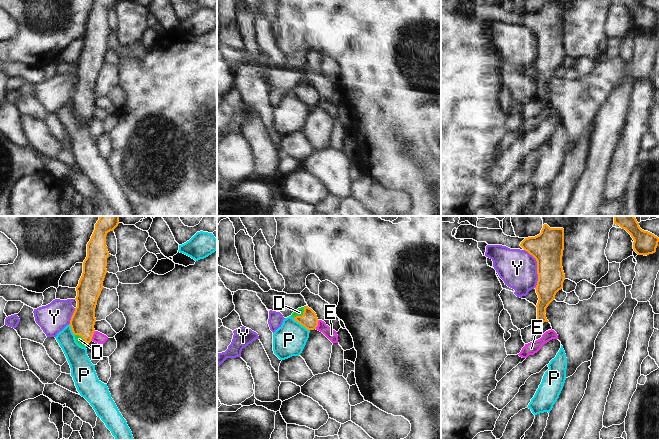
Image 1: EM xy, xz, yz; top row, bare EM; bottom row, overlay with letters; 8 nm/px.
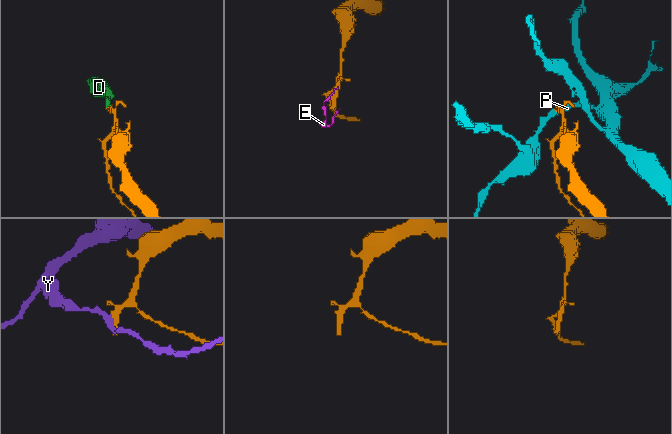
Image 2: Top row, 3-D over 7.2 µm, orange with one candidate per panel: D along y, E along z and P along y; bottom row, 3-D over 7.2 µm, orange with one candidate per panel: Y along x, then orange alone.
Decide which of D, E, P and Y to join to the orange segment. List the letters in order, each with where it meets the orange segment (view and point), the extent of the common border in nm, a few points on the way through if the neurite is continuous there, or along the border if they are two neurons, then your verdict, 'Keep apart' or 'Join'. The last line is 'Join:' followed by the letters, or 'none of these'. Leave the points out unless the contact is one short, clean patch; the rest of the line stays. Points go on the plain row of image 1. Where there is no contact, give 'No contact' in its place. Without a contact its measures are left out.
D: Touches orange at xz (302, 91). Shared border 140 nm. Path across: xz (309, 96), (302, 91), (299, 88). Join
E: Touches orange at xy (92, 112). Shared border 90 nm. Boundary: xy (95, 107), (91, 116). Keep apart
P: Touches orange at xz (301, 100). Shared border 170 nm. Boundary: xz (293, 94), (309, 107). Keep apart
Y: Touches orange at yz (537, 44). Shared border 320 nm. Keep apart
Join: D.

